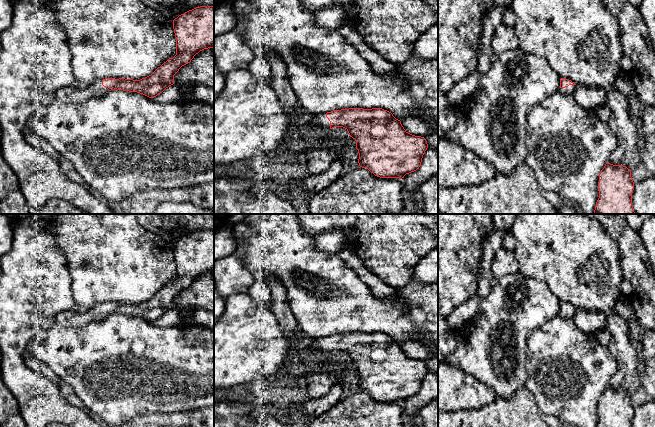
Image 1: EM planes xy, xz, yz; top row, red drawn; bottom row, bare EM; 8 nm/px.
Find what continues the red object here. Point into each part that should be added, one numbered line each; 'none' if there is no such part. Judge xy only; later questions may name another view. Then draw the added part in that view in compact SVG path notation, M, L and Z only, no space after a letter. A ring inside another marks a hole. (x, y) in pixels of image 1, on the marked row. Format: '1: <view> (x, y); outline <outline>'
1: xy (73, 94); outline M99 80L88 86L75 84L59 88L55 93L55 99L65 103L81 103L90 98L101 97L108 92L109 90L102 85L102 80Z

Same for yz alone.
1: yz (570, 89); outline M569 85L568 87L560 88L559 91L563 94L573 95L576 87L577 85Z

